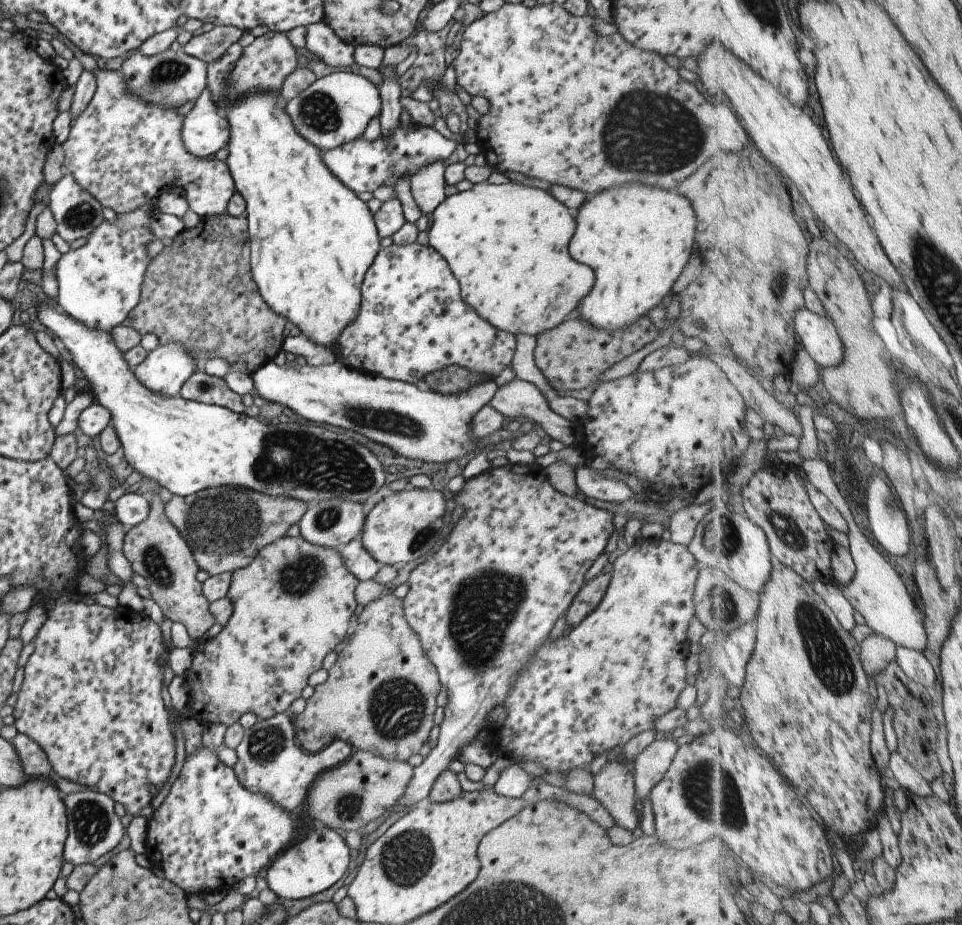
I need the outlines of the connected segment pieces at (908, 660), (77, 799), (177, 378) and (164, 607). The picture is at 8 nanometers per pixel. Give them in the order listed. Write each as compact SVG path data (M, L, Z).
M898 646L898 659L896 661L903 668L903 672L916 683L929 687L936 686L940 680L931 661L918 650Z
M95 791L73 792L69 796L62 797L62 800L66 812L67 831L63 844L63 862L68 862L73 868L81 864L91 864L117 846L124 830L119 816L113 811L114 800Z
M171 341L158 344L155 350L147 352L147 356L137 366L132 367L133 376L147 390L163 396L178 394L183 382L195 373L205 356L196 355L188 343Z
M153 494L147 518L132 526L124 534L122 553L134 574L139 574L147 582L150 598L157 604L165 618L171 622L179 622L191 640L199 637L215 622L209 614L208 600L203 596L201 585L195 578L198 568L193 560L188 544L181 538L164 513L164 503L159 495Z

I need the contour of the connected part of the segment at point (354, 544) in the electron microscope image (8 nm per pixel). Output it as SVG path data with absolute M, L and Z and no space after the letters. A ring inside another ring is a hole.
M358 538L353 539L339 550L343 566L349 574L353 574L358 581L373 579L381 567L380 562L373 560L369 552L365 552L363 544Z

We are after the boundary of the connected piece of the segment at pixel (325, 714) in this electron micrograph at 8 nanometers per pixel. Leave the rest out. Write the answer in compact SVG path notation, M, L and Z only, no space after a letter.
M386 595L380 599L375 599L369 604L362 606L361 613L357 615L357 627L355 633L346 638L337 646L336 659L333 665L326 670L327 678L324 683L315 685L313 687L313 693L305 700L305 706L302 712L296 714L293 719L294 726L294 742L299 745L305 752L318 753L326 746L329 746L333 740L341 740L348 744L353 751L365 751L372 752L373 756L385 758L385 760L398 760L406 761L409 756L417 754L419 748L425 744L427 738L429 738L429 732L433 727L433 712L435 712L435 698L441 688L437 672L433 668L433 664L423 656L421 652L421 644L419 644L419 638L417 634L413 632L413 629L407 622L405 622L405 616L403 616L402 600L395 598L395 596Z

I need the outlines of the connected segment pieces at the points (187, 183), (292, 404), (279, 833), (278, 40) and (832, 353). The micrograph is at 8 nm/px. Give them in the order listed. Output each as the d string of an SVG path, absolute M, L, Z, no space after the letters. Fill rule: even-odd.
M13 16L13 18L4 19L10 20L17 30L23 31L30 28L58 38L71 50L73 57L79 60L82 69L93 73L95 77L93 96L91 96L89 104L85 106L85 110L81 110L75 116L75 120L70 122L67 139L62 143L62 172L73 176L73 180L77 180L77 184L85 192L89 192L97 200L97 204L101 205L101 208L109 208L115 214L125 214L125 212L131 212L131 210L143 206L145 202L156 202L156 198L161 192L173 192L177 189L186 197L188 208L198 216L225 213L225 206L236 191L227 164L217 159L197 158L183 148L181 140L183 115L180 116L177 113L178 108L165 110L157 104L143 104L143 100L139 96L129 94L125 90L120 70L99 70L96 67L95 59L73 46L65 36L61 39L62 34L48 22L36 23L27 20L26 16Z
M269 361L255 368L249 378L253 382L252 388L255 388L255 392L261 398L289 408L307 422L329 424L329 426L353 430L373 442L389 448L394 454L431 463L450 462L459 460L471 452L477 453L480 448L480 439L469 434L469 420L485 404L492 402L496 394L494 380L475 384L463 392L441 394L435 390L424 390L422 385L367 375L339 362L324 366L304 364L300 367L285 368L284 365L277 366L273 361Z
M202 747L199 748L199 750L195 750L195 752L191 752L191 754L187 754L183 760L183 764L181 764L181 770L179 770L177 778L175 778L175 781L171 784L167 795L163 798L163 802L151 812L151 817L149 817L147 821L144 854L146 855L150 866L153 869L160 868L163 870L164 878L171 882L171 884L175 884L175 886L182 888L187 896L193 894L193 892L195 892L195 894L211 894L211 892L226 893L229 888L234 884L237 884L239 880L243 880L243 878L247 878L247 876L261 874L259 873L259 870L263 870L275 856L279 856L279 854L289 846L289 842L295 838L297 830L301 828L301 826L296 826L299 824L298 818L291 816L291 814L285 812L283 808L279 808L269 796L265 796L265 794L253 794L253 792L245 790L245 787L241 786L240 780L237 780L235 774L233 774L231 767L223 765L217 759L217 754L215 753L216 749L207 750L207 748Z
M267 31L265 34L255 37L253 42L241 50L239 60L235 60L233 68L229 68L227 84L236 95L229 95L231 100L243 98L247 92L277 92L280 90L284 78L295 70L297 66L297 50L289 42L287 33Z
M807 308L799 312L795 321L802 346L816 364L826 368L837 367L843 362L847 346L831 317Z

